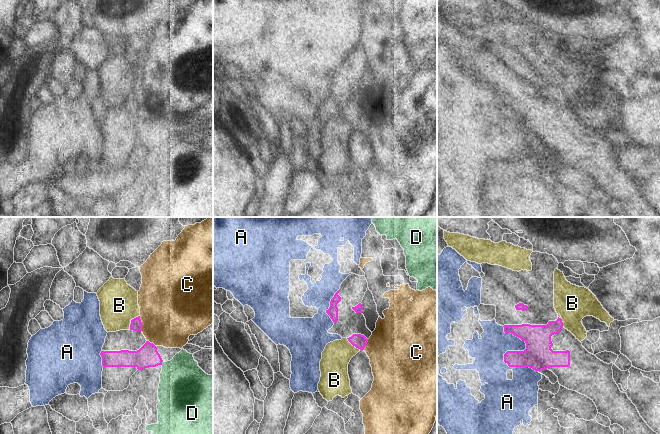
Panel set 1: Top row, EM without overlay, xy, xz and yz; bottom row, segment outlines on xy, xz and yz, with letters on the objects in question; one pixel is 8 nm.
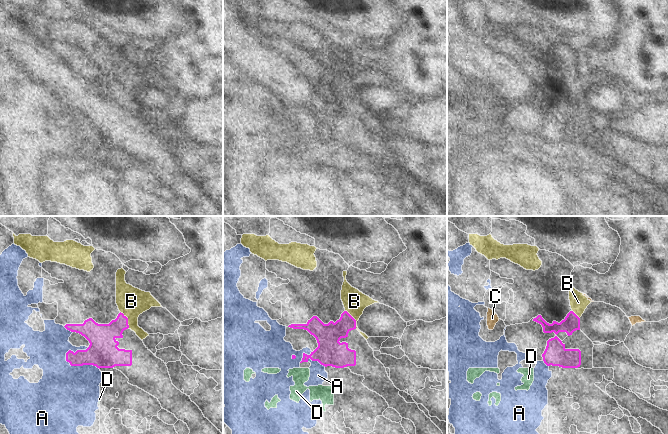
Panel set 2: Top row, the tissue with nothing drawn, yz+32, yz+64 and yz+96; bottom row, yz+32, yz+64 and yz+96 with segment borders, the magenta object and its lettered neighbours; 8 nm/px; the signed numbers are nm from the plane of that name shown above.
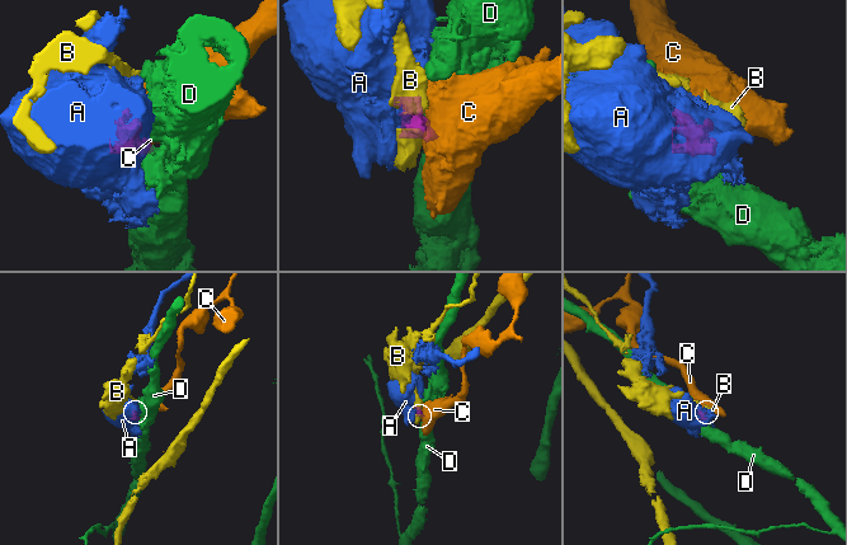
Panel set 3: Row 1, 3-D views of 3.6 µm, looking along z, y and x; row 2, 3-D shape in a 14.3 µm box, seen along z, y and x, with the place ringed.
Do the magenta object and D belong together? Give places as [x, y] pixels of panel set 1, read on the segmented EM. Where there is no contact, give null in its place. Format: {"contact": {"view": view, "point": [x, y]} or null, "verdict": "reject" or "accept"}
{"contact": {"view": "xy", "point": [161, 363]}, "verdict": "reject"}

